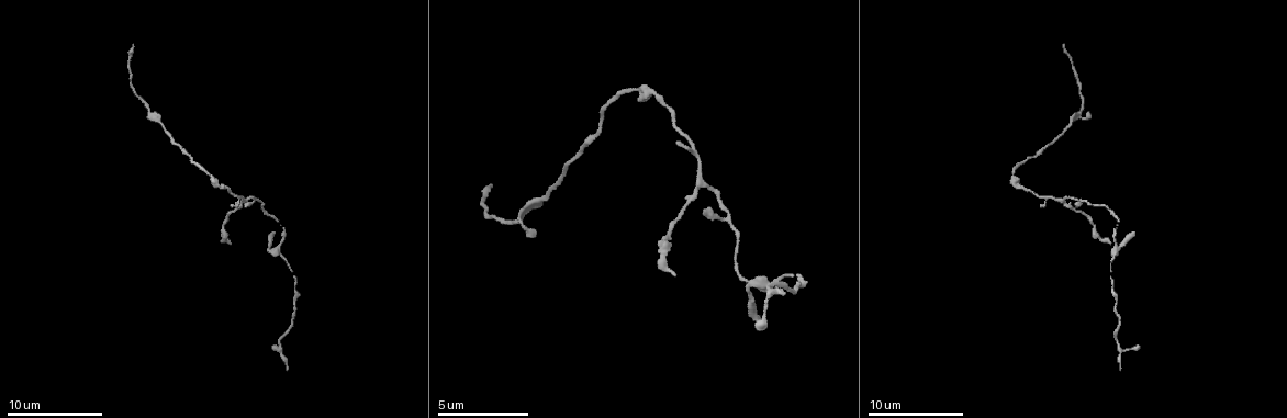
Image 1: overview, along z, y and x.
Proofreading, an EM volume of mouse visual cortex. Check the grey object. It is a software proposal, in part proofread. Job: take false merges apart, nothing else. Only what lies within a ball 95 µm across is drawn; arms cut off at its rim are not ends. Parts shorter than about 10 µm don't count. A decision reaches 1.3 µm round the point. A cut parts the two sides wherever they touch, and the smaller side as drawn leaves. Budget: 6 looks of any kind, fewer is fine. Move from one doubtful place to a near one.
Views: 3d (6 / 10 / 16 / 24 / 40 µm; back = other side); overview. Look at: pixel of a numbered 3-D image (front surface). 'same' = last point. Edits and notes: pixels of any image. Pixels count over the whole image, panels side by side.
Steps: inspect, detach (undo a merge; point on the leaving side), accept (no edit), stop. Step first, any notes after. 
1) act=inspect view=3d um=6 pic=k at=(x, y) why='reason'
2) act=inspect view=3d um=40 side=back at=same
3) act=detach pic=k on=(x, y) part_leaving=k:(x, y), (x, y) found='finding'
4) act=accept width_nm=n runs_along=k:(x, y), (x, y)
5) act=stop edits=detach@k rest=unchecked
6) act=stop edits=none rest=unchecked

act=inspect view=3d um=10 pic=1 at=(160, 125) why='calibre changes'

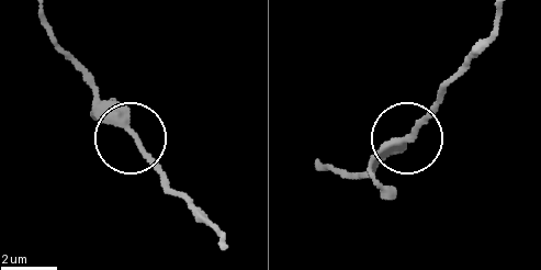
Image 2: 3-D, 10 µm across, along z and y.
act=accept runs_along=2:(222, 240), (94, 98) found='all the same neuron'

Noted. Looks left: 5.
act=inspect view=3d um=16 pic=1 at=(1031, 158)

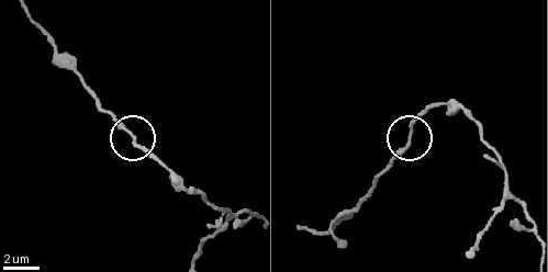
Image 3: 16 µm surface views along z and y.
act=accept width_nm=160 found='one neuron here'

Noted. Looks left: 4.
act=inspect view=3d um=6 pic=1 at=(777, 279) why='calibre changes'

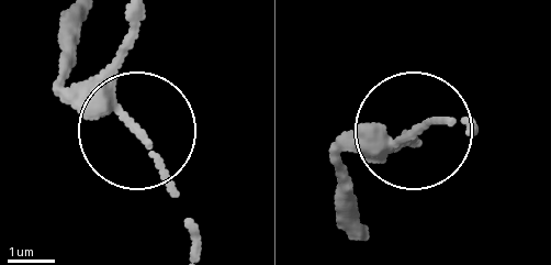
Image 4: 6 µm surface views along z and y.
act=inspect view=3d um=6 side=back pic=4 at=(139, 131) why='from behind'

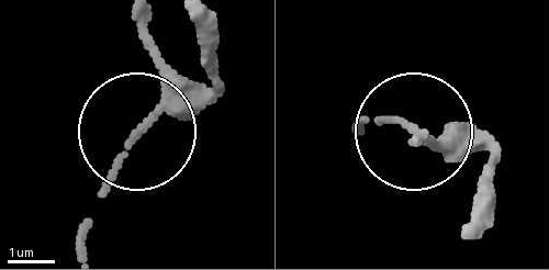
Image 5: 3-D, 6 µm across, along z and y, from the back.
act=accept runs_along=5:(142, 15), (165, 98), (107, 181), (82, 248) found='all the same neuron'

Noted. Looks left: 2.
act=stop edits=none rest=unchecked

